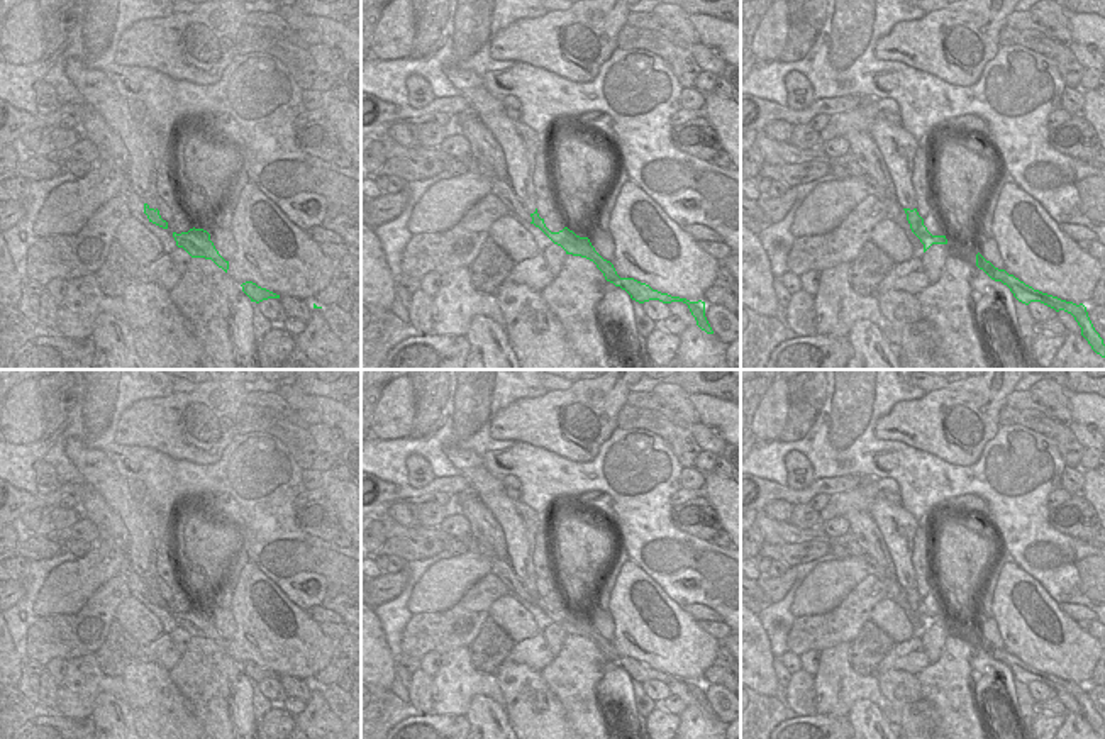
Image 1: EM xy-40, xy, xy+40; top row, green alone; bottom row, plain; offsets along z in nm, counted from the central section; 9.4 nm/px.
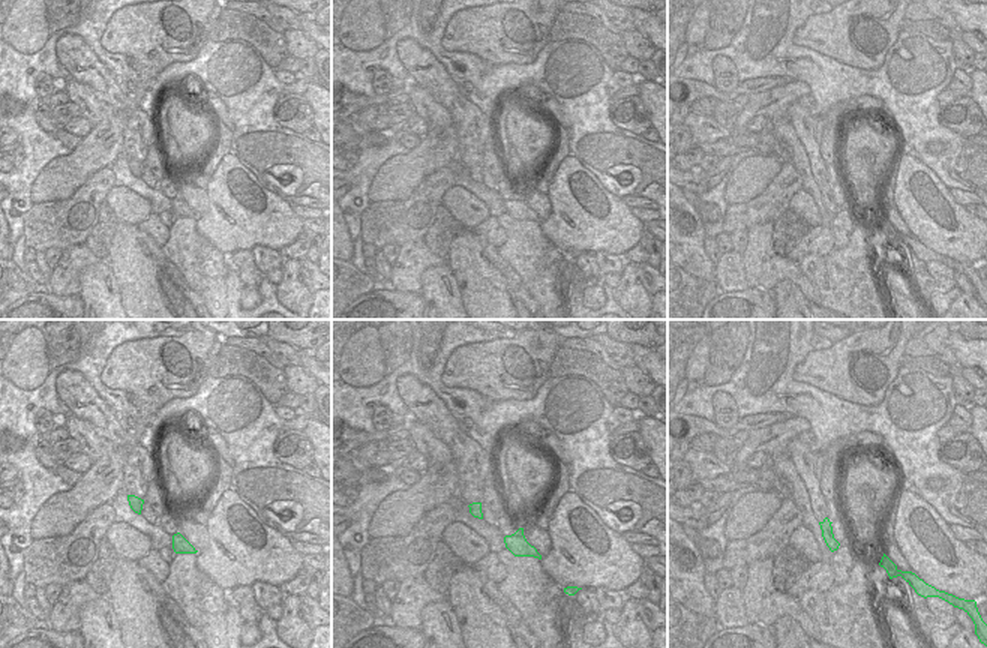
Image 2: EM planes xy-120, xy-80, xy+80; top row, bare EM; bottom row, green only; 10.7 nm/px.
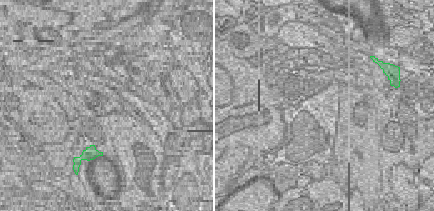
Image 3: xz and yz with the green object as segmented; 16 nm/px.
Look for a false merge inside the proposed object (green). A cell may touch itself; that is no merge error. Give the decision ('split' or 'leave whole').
split

